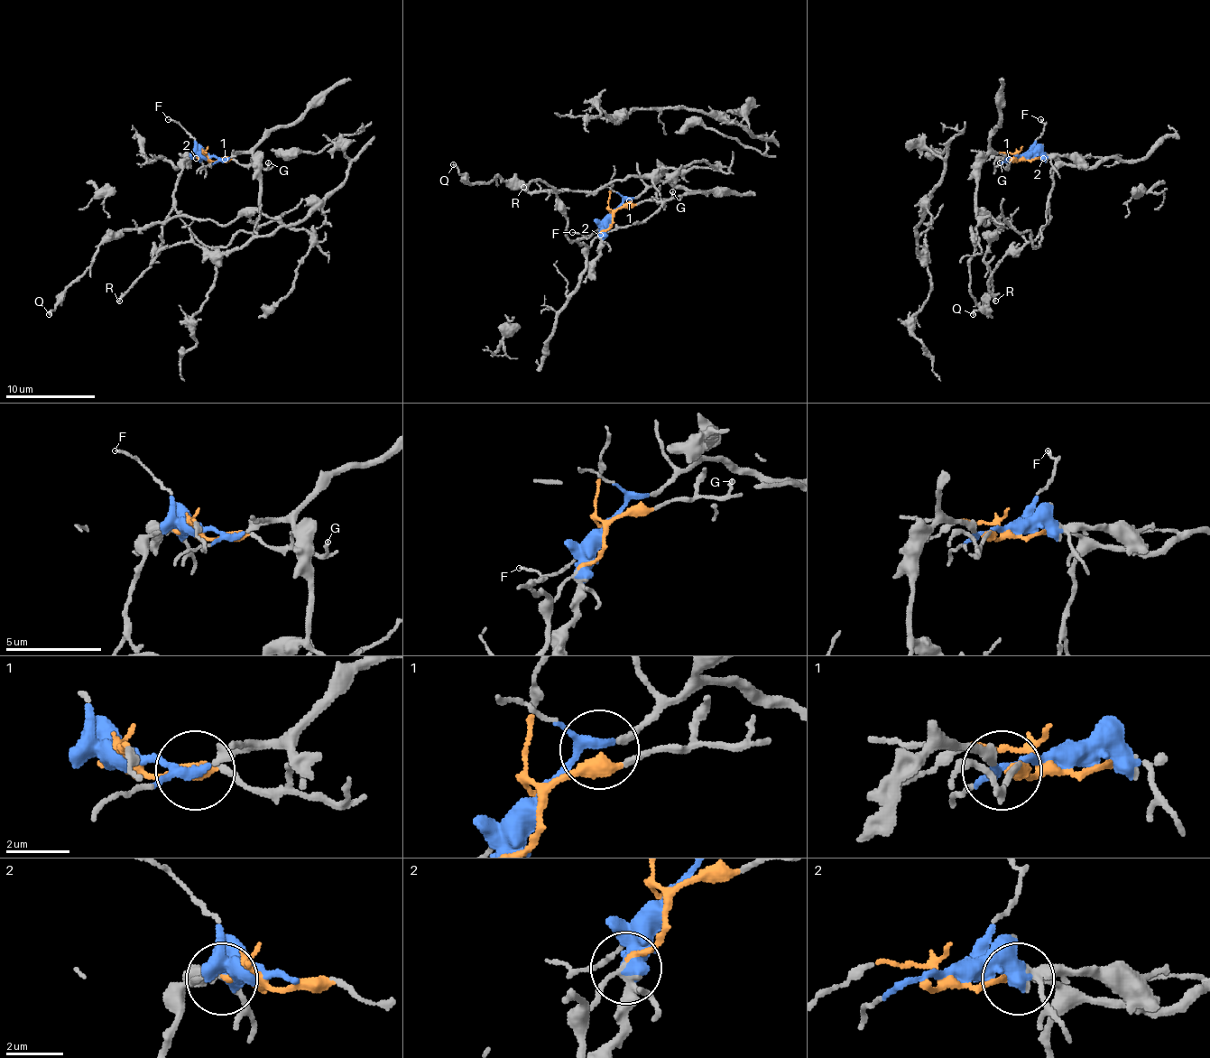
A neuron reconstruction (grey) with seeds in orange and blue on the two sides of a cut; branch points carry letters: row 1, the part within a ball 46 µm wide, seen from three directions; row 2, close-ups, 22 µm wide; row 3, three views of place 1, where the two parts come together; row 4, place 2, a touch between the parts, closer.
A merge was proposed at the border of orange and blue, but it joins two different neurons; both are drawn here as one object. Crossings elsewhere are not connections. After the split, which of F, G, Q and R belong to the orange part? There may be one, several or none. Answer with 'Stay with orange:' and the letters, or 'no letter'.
Stay with orange: G, R

